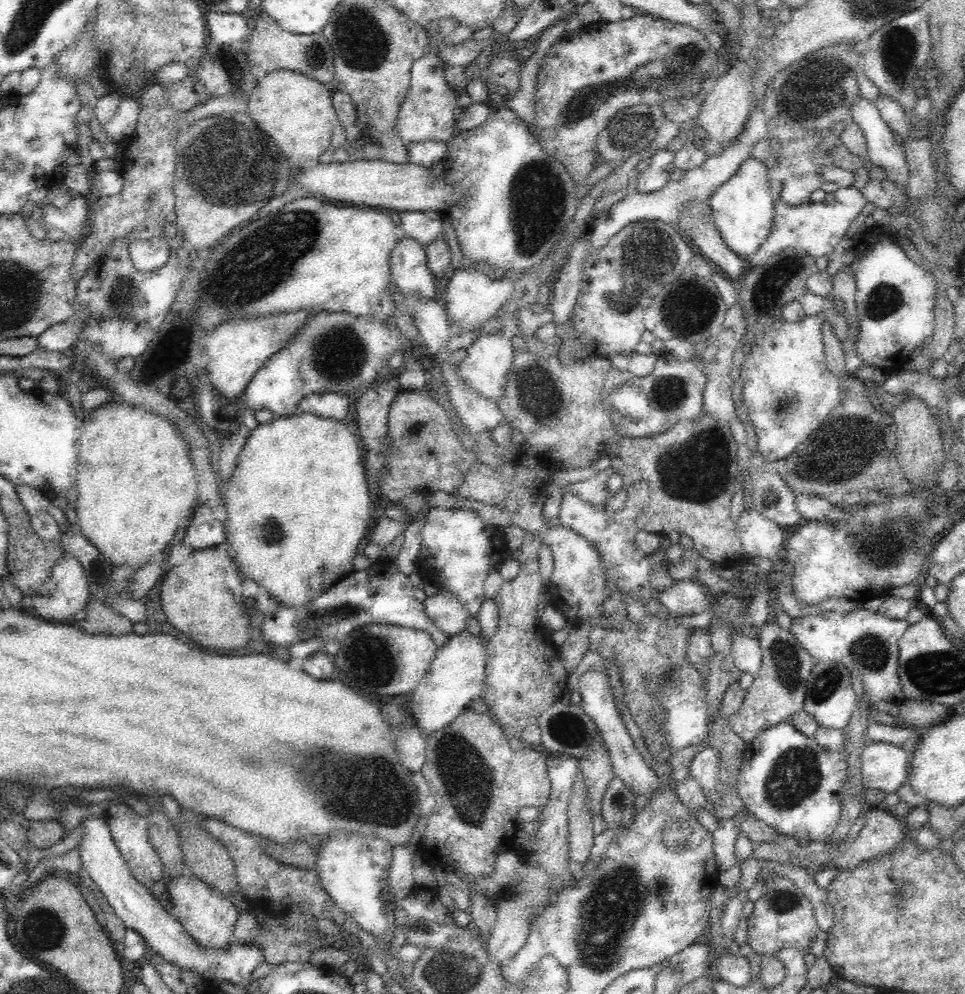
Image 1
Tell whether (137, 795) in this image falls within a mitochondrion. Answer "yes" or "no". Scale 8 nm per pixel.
no

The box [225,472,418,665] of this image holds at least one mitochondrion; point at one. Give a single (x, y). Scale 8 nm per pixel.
(273, 539)

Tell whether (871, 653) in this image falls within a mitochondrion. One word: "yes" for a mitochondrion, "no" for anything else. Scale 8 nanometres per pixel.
yes

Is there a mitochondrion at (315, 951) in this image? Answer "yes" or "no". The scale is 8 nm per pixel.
no

